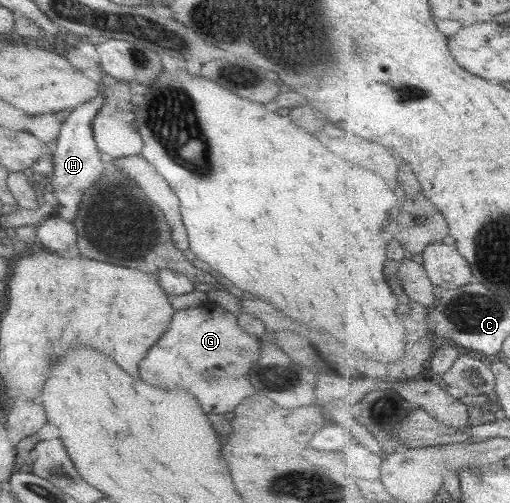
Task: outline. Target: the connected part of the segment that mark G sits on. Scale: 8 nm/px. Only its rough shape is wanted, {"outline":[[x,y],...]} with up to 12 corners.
{"outline":[[209,300],[174,310],[141,380],[204,413],[259,393],[260,341]]}

